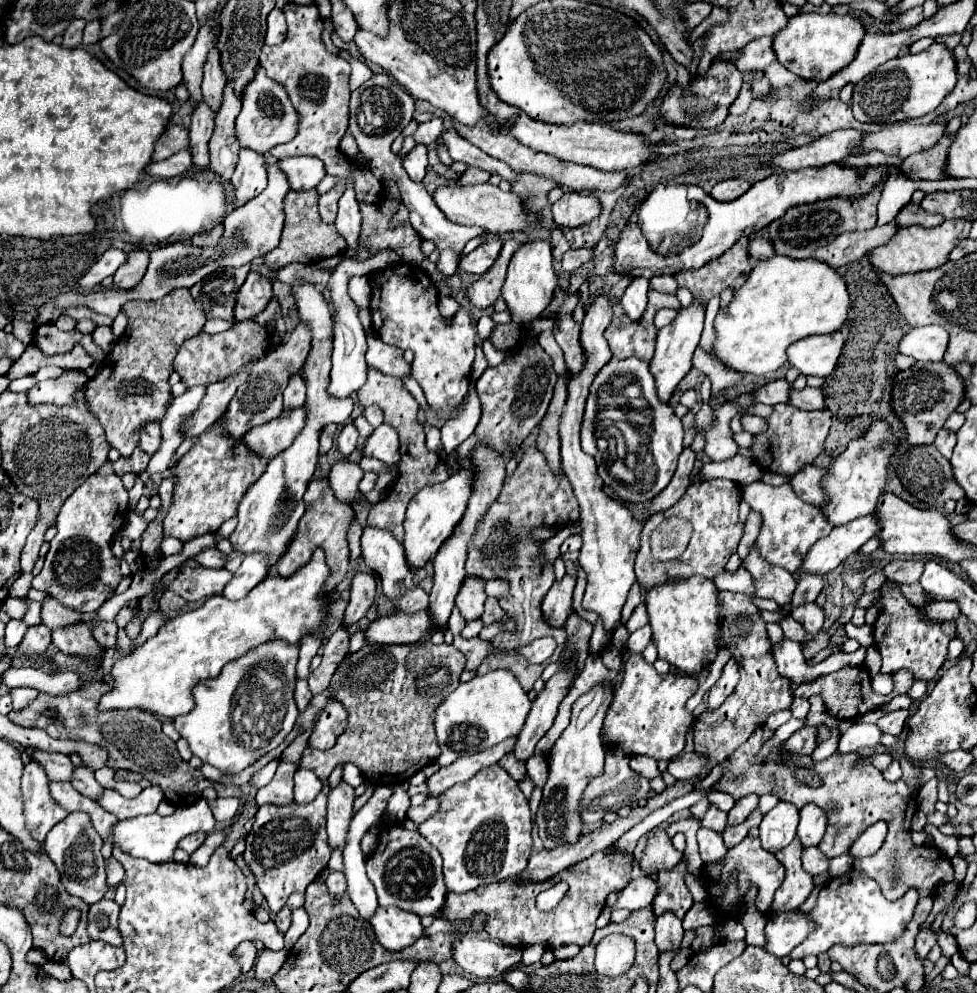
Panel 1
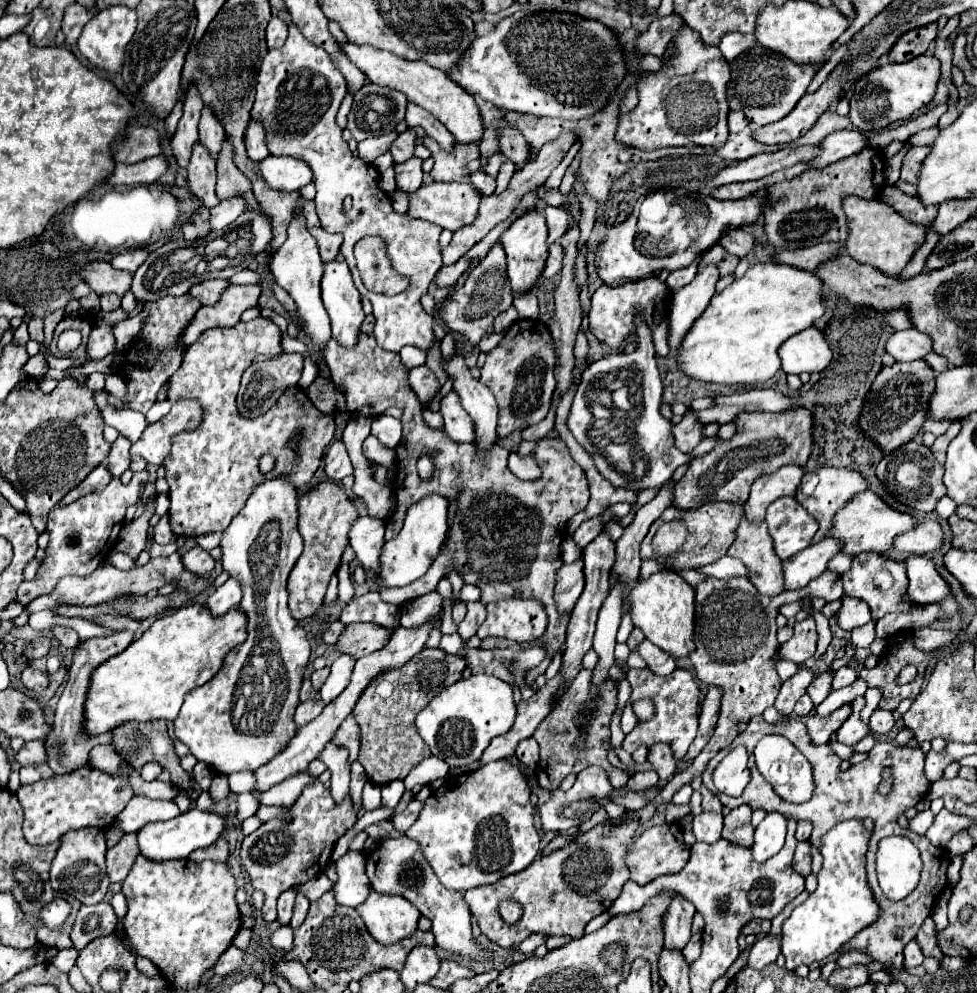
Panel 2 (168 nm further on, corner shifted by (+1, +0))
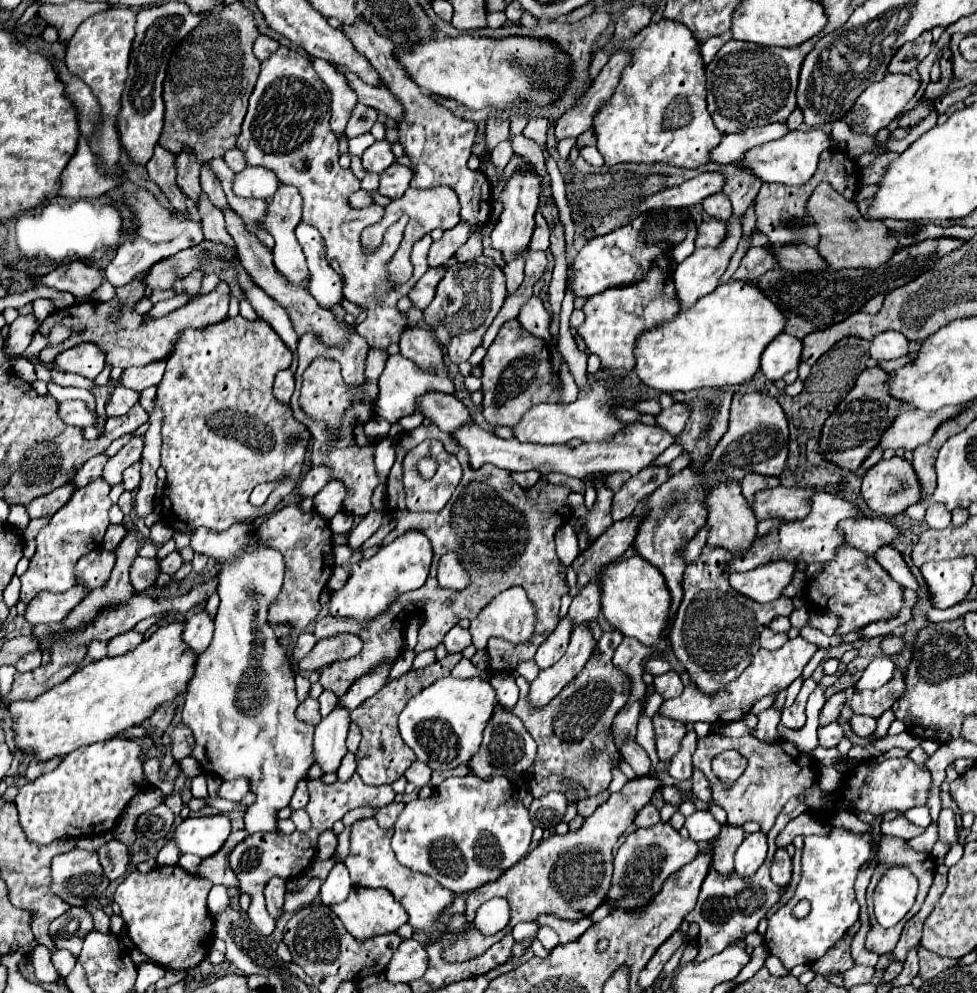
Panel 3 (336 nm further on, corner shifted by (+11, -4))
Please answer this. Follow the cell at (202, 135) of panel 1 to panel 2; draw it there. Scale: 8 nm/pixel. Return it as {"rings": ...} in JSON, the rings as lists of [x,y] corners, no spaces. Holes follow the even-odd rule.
{"rings":[[[200,141],[192,147],[192,157],[188,163],[188,187],[196,197],[202,199],[206,207],[214,207],[218,203],[218,197],[214,193],[216,185],[216,161],[208,153]]]}

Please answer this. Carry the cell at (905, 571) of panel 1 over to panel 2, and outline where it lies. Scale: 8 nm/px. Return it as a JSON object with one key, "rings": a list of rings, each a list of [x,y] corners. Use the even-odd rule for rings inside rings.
{"rings":[[[878,553],[856,555],[850,571],[842,573],[842,583],[844,583],[844,593],[848,597],[862,599],[870,605],[874,621],[878,621],[880,617],[884,617],[890,611],[908,611],[910,609],[910,605],[902,603],[902,599],[900,599],[904,595],[906,587],[908,587],[908,577],[906,577],[904,563],[892,561],[886,555],[878,555]]]}

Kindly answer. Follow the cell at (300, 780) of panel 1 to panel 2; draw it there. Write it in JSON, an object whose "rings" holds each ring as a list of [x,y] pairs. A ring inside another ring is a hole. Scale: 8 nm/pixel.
{"rings":[[[304,771],[304,773],[298,773],[298,775],[288,777],[286,781],[278,783],[278,785],[274,785],[270,791],[264,791],[260,801],[262,801],[264,805],[284,805],[284,807],[290,807],[290,805],[298,799],[298,795],[300,795],[308,785],[312,785],[314,781],[316,781],[316,777],[308,775],[306,771]]]}

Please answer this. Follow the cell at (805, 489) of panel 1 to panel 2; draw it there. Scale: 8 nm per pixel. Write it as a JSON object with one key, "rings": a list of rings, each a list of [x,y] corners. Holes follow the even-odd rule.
{"rings":[[[788,465],[788,467],[778,469],[776,473],[760,477],[752,485],[750,497],[744,503],[746,519],[752,521],[752,523],[756,523],[756,525],[764,523],[766,507],[772,501],[776,501],[778,497],[784,497],[784,495],[792,495],[794,497],[796,489],[798,489],[798,485],[802,481],[802,477],[804,477],[804,469],[796,467],[796,465]]]}

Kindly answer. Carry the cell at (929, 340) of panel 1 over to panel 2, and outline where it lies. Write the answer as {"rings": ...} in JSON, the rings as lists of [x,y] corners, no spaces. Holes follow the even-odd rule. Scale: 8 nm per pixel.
{"rings":[[[914,327],[904,331],[894,331],[892,337],[886,341],[886,351],[896,361],[924,359],[928,353],[932,353],[932,339]]]}

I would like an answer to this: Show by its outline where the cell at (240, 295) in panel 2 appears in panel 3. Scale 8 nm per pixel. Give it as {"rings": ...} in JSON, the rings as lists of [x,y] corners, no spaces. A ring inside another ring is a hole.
{"rings":[[[142,271],[140,275],[134,277],[134,281],[122,285],[116,289],[116,297],[106,301],[106,303],[100,303],[100,301],[84,301],[84,303],[74,303],[66,309],[58,309],[54,313],[50,313],[42,325],[40,325],[40,333],[42,335],[48,335],[50,329],[54,325],[86,325],[88,329],[80,335],[74,335],[70,337],[66,343],[58,345],[58,347],[52,347],[52,349],[44,349],[40,353],[40,361],[44,363],[50,363],[56,359],[56,355],[64,349],[70,349],[74,345],[80,345],[80,343],[94,343],[102,349],[102,353],[106,355],[106,365],[110,367],[120,367],[120,369],[128,369],[128,367],[144,367],[156,359],[166,359],[172,349],[174,349],[174,343],[176,343],[176,337],[180,331],[184,329],[202,329],[210,323],[218,323],[222,319],[228,317],[228,301],[230,301],[230,289],[224,281],[218,283],[218,287],[214,291],[210,291],[208,295],[202,295],[198,299],[192,299],[188,305],[172,311],[172,313],[166,313],[164,317],[160,319],[150,319],[150,321],[144,321],[144,315],[136,313],[134,311],[134,305],[140,301],[146,289],[144,285],[144,279],[146,279],[146,273],[148,271]],[[118,301],[124,301],[124,311],[122,311],[122,317],[118,321],[108,321],[108,317],[112,315],[112,307],[114,303]]]}

